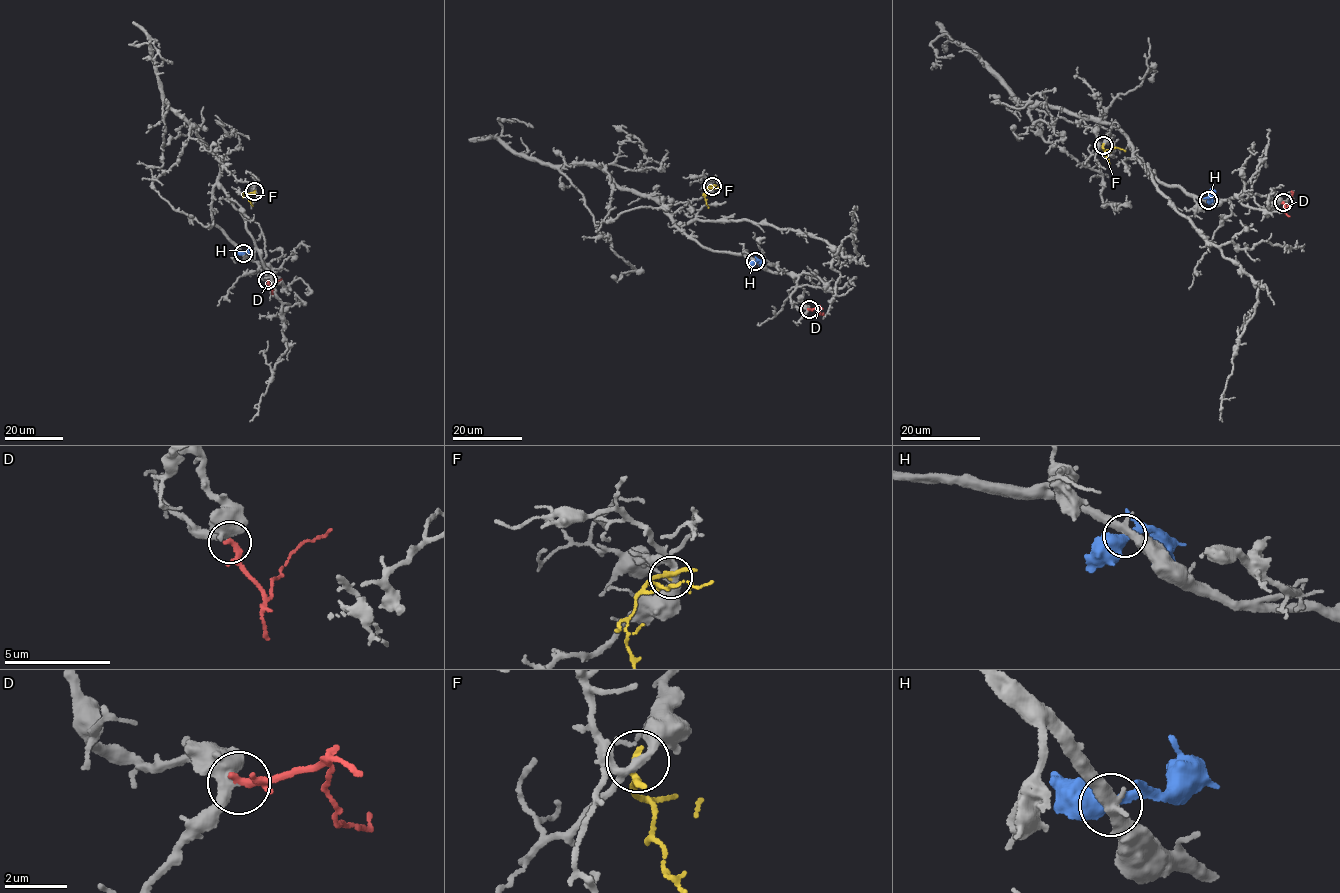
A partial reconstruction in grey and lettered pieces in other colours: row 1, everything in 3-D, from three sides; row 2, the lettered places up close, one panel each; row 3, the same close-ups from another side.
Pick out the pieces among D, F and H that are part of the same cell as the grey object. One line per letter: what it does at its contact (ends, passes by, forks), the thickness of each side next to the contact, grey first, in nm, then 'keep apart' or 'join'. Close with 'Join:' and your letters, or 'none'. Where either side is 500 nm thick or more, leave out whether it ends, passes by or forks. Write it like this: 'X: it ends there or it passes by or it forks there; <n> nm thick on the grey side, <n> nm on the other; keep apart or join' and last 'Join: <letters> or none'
D: it passes by; 360 nm thick on the grey side, 200 nm on the other; join
F: it passes by; 260 nm thick on the grey side, 170 nm on the other; keep apart
H: it passes by; 440 nm thick on the grey side, 460 nm on the other; keep apart
Join: D

